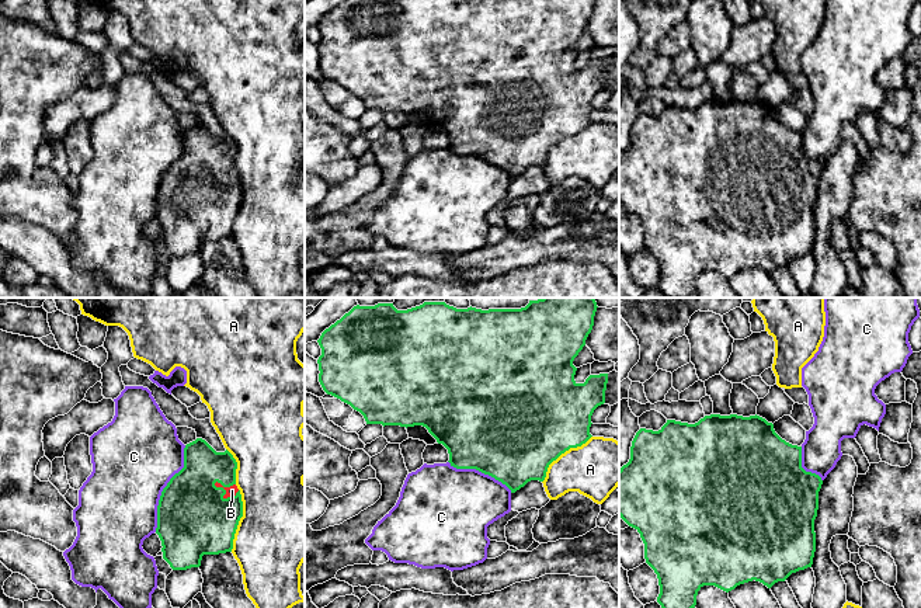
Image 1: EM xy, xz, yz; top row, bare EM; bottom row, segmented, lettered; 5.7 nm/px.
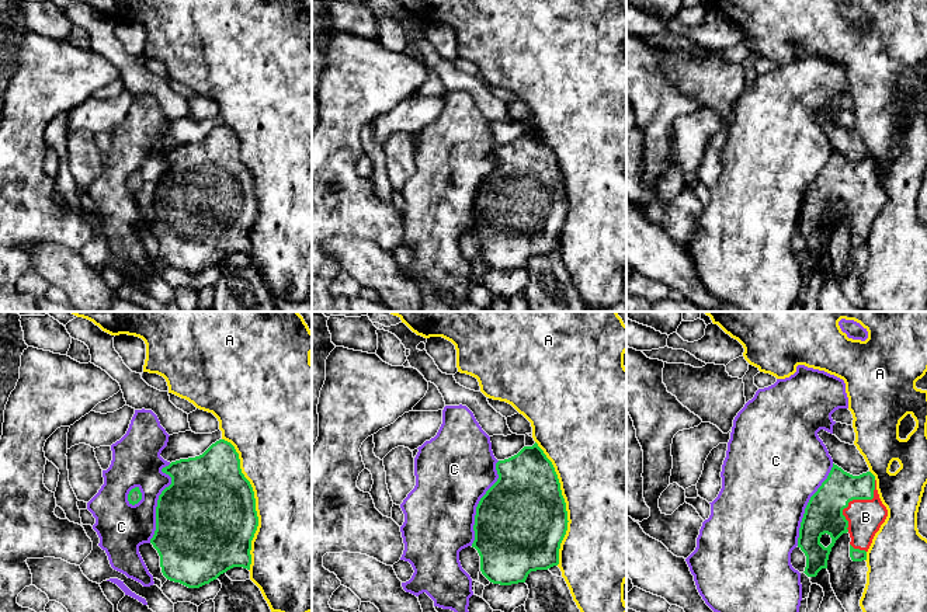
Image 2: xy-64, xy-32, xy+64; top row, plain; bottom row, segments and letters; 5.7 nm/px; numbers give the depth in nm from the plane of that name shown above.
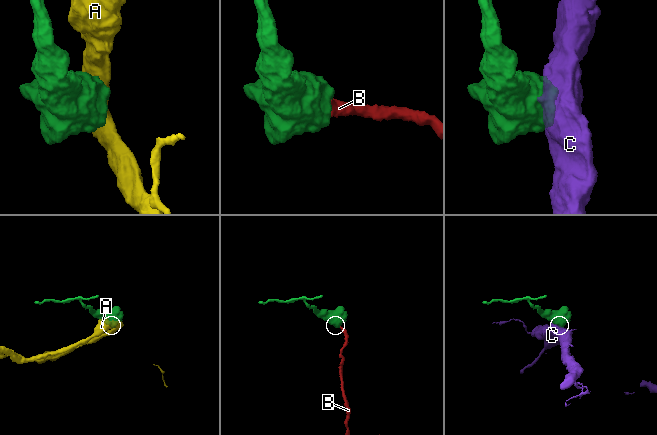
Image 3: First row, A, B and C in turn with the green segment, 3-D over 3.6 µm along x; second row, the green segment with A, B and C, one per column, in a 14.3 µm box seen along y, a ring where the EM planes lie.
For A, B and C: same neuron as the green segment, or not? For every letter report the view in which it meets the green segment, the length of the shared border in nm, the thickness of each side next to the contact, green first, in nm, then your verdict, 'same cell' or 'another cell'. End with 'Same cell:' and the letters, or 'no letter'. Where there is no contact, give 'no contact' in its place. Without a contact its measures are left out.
A: xy | 360 nm | 400/480 nm | another cell
B: xy | 160 nm | 420/60 nm | same cell
C: xy | 550 nm | 420/480 nm | another cell
Same cell: B

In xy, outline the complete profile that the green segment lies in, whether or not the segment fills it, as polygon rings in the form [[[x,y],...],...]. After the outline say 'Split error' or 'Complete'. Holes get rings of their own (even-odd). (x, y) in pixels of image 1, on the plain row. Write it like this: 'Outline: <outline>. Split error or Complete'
Outline: [[[202,124],[185,131],[184,153],[163,174],[157,191],[156,219],[161,226],[163,244],[173,256],[199,253],[204,240],[232,237],[234,219],[243,202],[236,154],[237,147],[227,135],[216,138]]]. Split error

